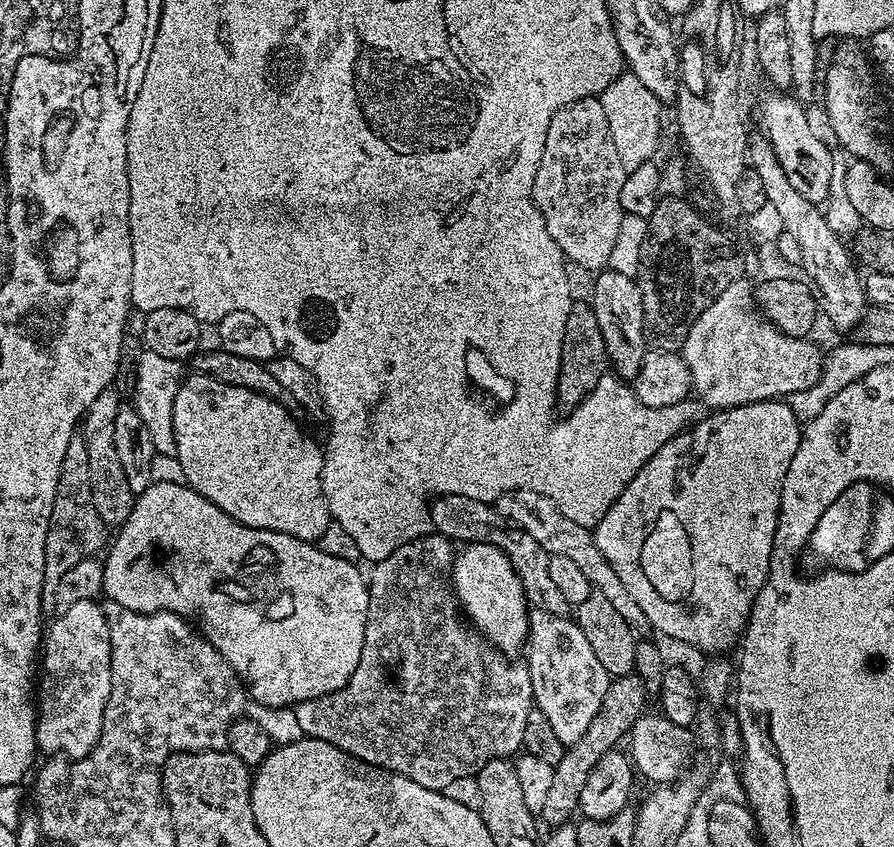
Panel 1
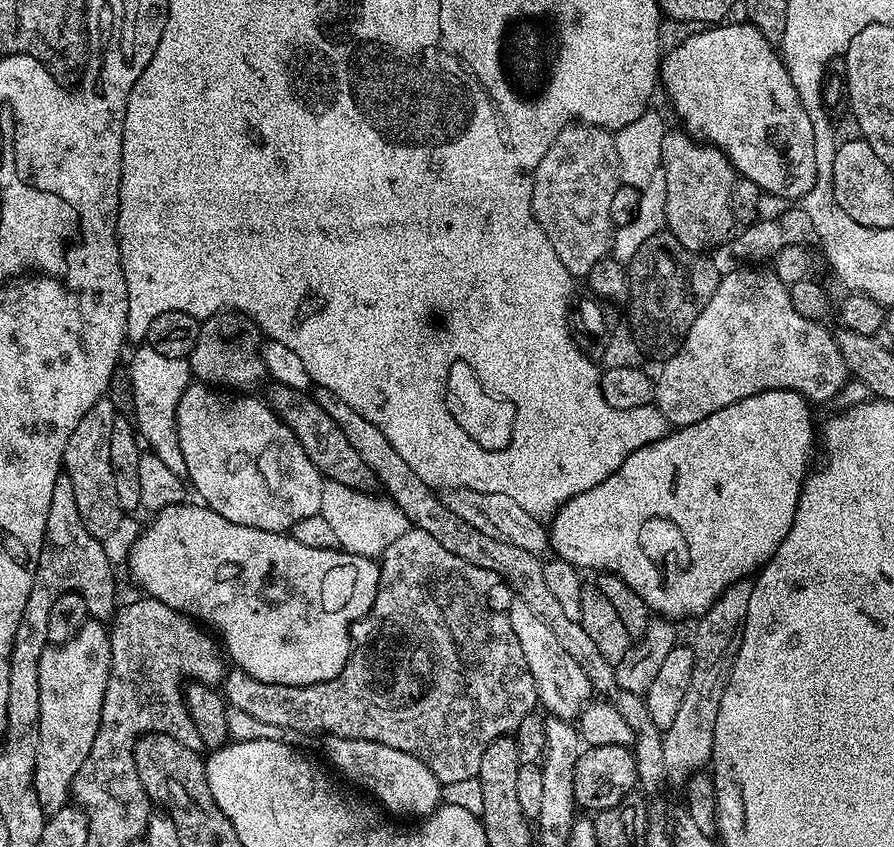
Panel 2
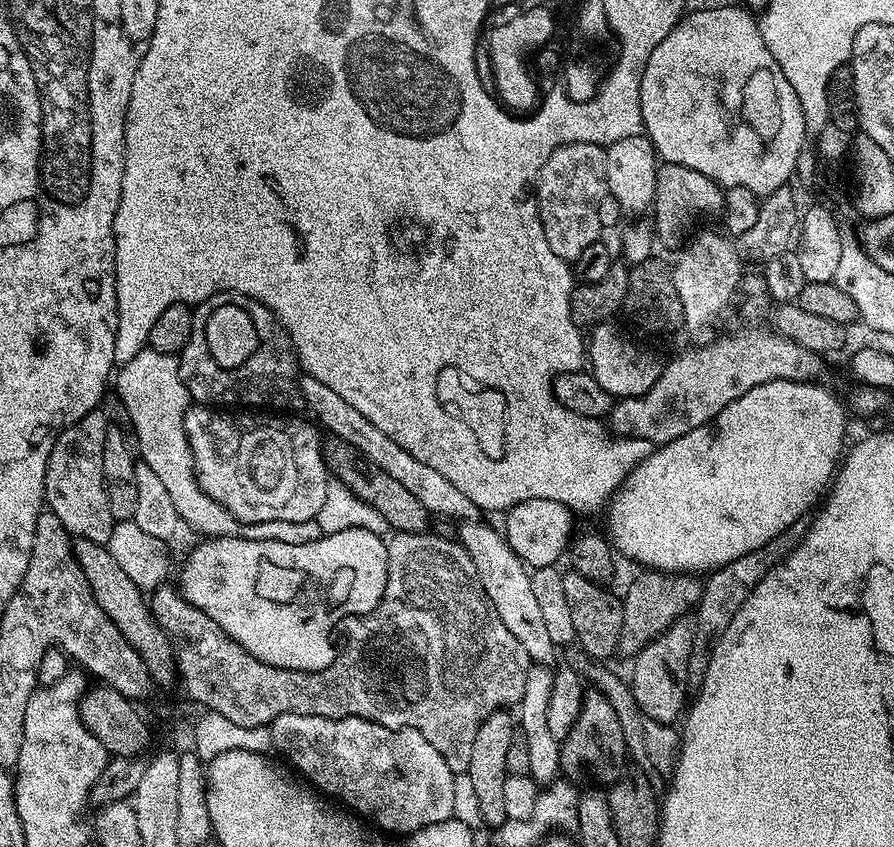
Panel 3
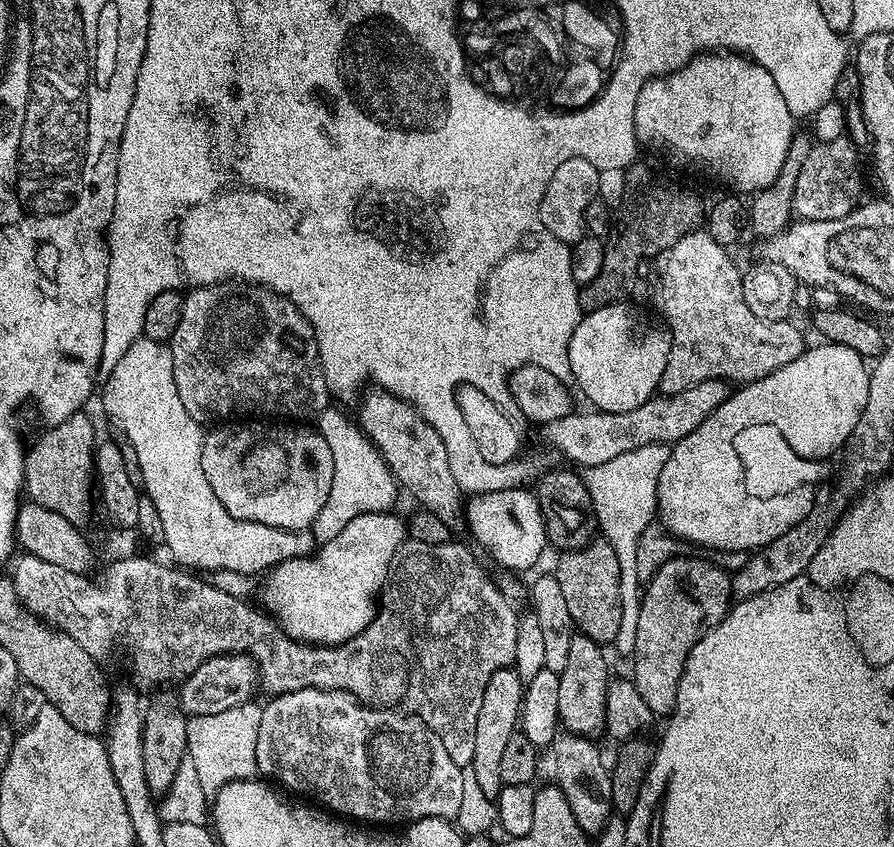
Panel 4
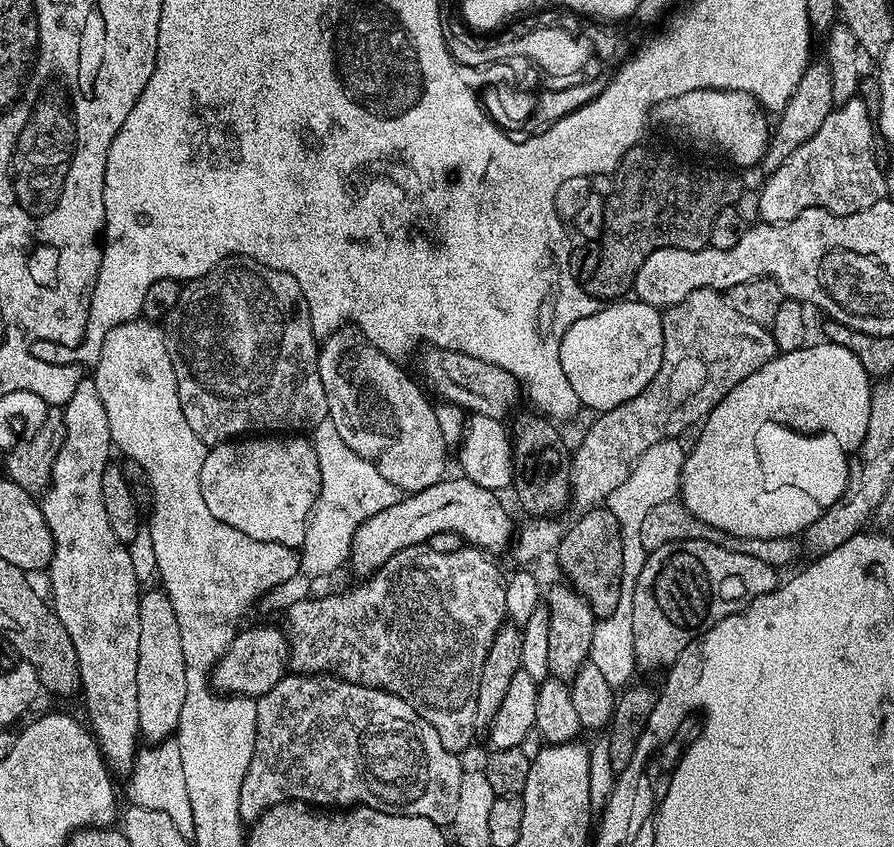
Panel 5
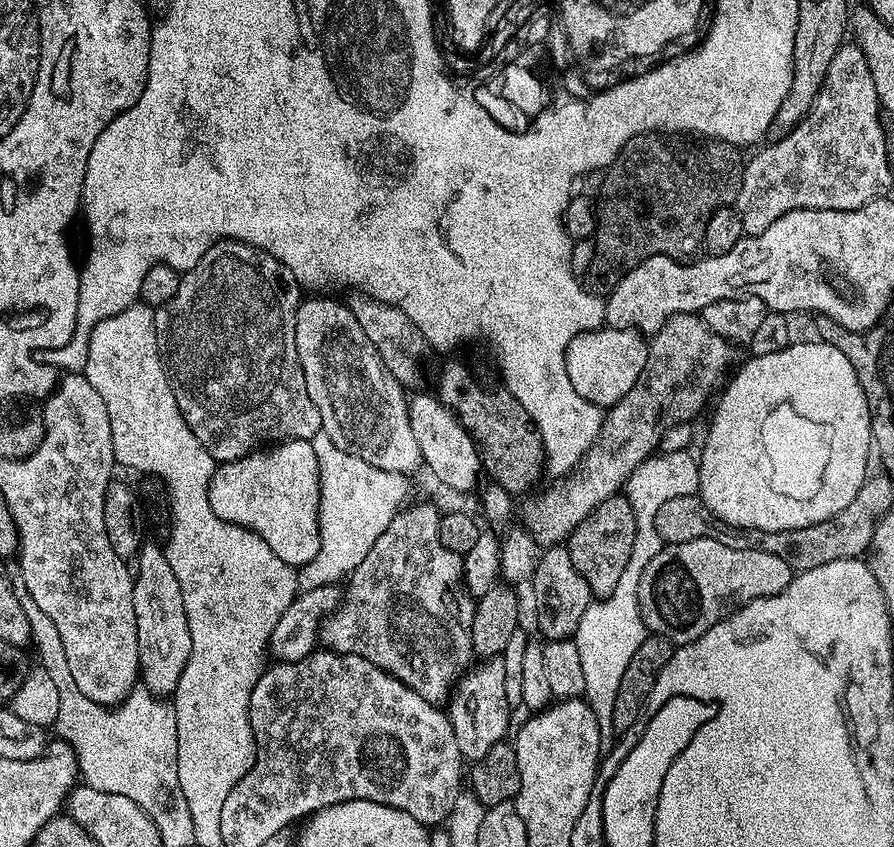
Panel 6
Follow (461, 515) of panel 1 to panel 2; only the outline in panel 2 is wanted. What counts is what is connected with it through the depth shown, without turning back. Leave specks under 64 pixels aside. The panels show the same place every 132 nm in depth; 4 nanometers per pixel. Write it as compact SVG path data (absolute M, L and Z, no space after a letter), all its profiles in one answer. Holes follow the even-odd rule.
M316 388L312 394L318 402L318 406L333 418L334 422L342 428L342 434L349 439L350 446L362 457L362 462L370 466L370 470L376 476L376 481L381 486L389 500L398 506L403 512L411 527L424 530L432 538L438 539L450 554L463 558L471 565L486 569L495 575L499 574L514 588L514 593L520 600L526 602L540 621L553 631L554 636L561 643L572 658L582 667L586 676L590 679L591 686L595 691L602 694L613 691L616 688L615 667L606 662L598 651L598 646L591 641L590 634L583 630L579 620L567 617L563 607L550 591L546 584L546 576L543 559L535 552L523 550L521 547L510 546L509 543L498 542L497 539L487 537L480 530L475 529L468 522L453 514L443 502L443 499L433 490L432 486L423 482L418 474L410 468L402 456L394 450L390 440L386 438L378 426L363 418L352 406L349 406L336 394L325 388Z

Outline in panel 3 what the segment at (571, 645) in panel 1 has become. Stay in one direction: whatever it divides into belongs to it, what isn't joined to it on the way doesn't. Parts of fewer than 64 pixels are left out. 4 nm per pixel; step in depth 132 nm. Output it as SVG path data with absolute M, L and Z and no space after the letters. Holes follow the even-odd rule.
M481 519L463 521L459 525L458 543L470 554L474 562L474 570L478 570L478 582L482 582L506 630L510 630L510 634L514 634L514 638L522 642L529 661L551 665L552 659L558 652L558 646L546 630L546 622L542 619L538 601L534 598L534 590L530 587L529 569L520 559L520 555L508 545L508 539L504 537L503 531L499 527L491 528L484 523Z

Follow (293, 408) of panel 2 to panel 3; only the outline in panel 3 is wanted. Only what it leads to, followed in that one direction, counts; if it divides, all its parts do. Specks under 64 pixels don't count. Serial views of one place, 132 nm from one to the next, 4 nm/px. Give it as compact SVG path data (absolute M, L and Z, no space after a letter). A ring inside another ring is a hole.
M328 438L323 441L322 447L324 465L327 466L329 473L335 479L337 476L366 507L373 508L377 512L373 513L387 527L389 524L393 533L414 534L429 531L430 513L426 510L426 506L422 506L422 502L418 502L418 498L414 498L414 494L410 494L410 490L406 490L406 486L401 486L395 478L390 478L390 474L386 474L386 470L371 464L362 453L354 450L354 446L350 446L350 442Z

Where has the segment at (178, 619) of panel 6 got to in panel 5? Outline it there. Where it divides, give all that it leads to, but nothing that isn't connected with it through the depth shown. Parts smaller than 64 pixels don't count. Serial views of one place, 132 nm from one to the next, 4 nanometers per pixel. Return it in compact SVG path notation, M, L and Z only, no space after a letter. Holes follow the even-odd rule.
M145 591L140 598L138 614L136 687L139 730L147 743L160 743L175 733L179 715L182 714L182 703L186 700L185 674L178 614L174 614L174 606L165 591Z

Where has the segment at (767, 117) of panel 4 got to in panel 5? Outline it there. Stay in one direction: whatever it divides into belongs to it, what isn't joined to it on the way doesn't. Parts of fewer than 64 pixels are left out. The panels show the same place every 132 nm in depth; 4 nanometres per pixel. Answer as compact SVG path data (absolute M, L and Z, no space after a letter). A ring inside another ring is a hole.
M736 88L691 91L690 94L657 103L654 110L661 123L688 134L693 143L707 146L709 153L717 151L719 157L738 168L756 166L768 147L770 124L766 122L765 111L754 97Z

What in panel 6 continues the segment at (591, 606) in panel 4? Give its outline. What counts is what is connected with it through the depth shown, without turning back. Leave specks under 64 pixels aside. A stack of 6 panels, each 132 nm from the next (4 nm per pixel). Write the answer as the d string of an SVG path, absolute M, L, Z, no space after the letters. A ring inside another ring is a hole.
M624 494L598 502L598 506L594 506L594 510L590 510L590 514L586 514L586 518L582 518L582 522L578 522L576 529L568 535L566 547L570 559L574 561L574 570L586 578L586 586L590 586L593 597L603 598L614 594L614 586L618 586L622 579L626 562L630 562L630 550L635 541L634 508Z

